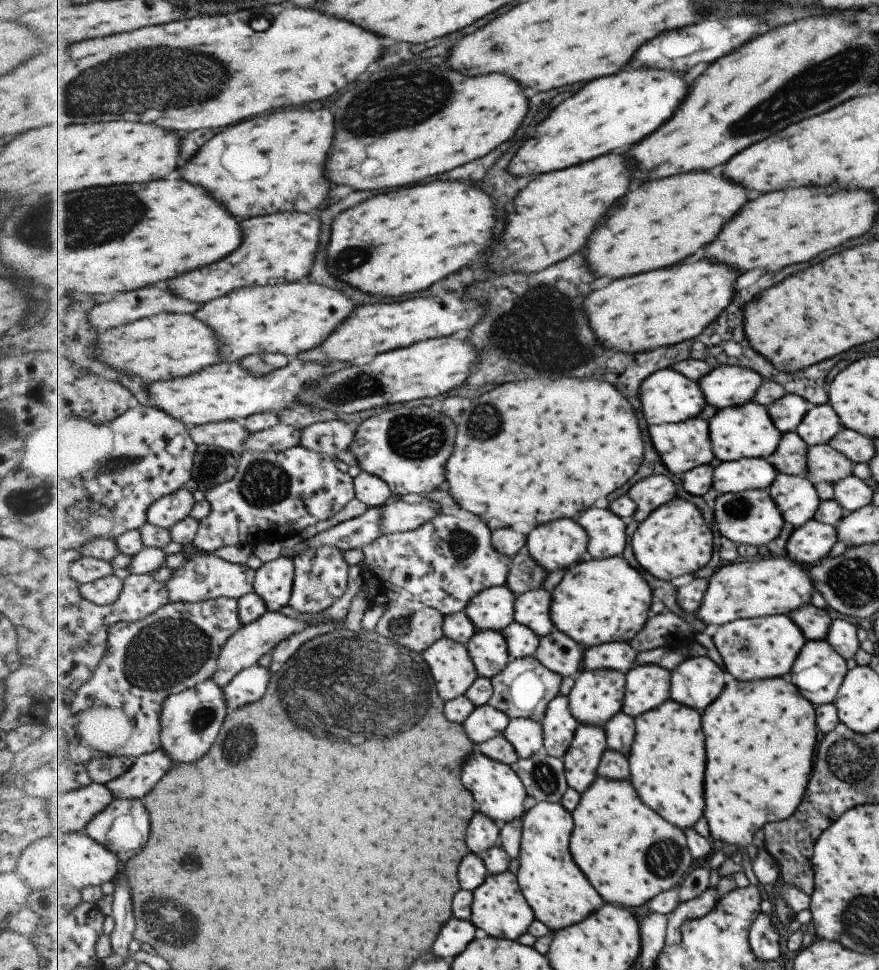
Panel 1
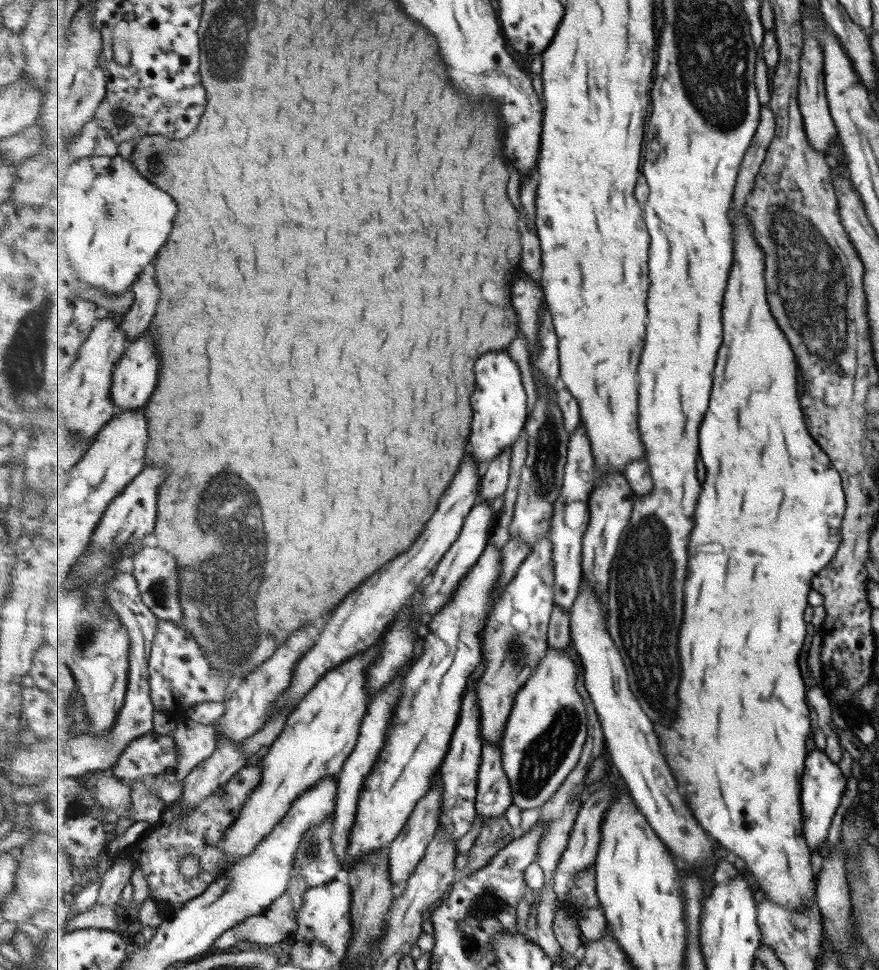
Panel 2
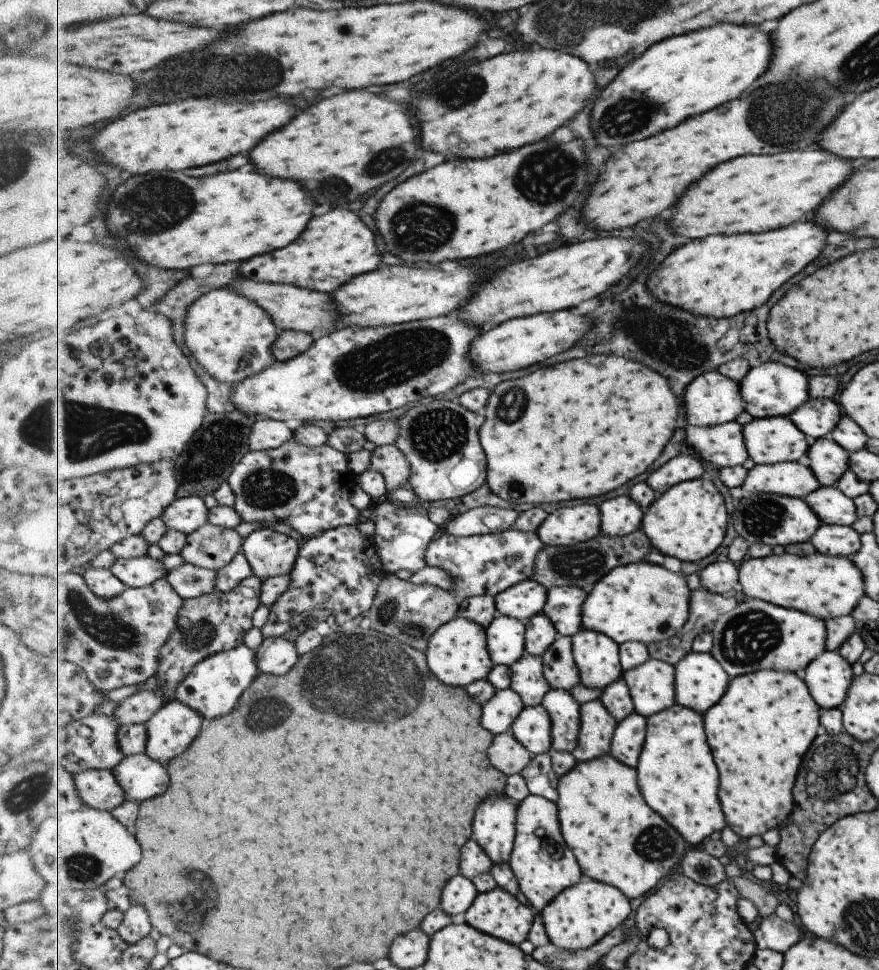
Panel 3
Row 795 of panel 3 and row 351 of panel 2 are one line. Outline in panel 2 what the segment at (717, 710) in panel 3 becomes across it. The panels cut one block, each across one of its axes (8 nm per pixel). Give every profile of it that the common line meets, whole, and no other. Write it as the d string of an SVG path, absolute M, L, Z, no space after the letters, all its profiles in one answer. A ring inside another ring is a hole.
M731 210L731 224L733 224L733 240L735 240L735 262L731 267L729 284L723 308L724 343L721 348L718 364L714 371L714 386L710 396L710 407L706 418L702 422L700 432L700 456L705 464L706 477L702 482L703 490L699 496L698 508L695 512L695 528L691 532L689 544L690 570L685 580L685 607L684 620L679 636L679 656L682 664L682 680L679 684L679 714L673 724L663 726L656 732L659 734L661 748L672 773L678 780L694 816L709 836L717 840L725 849L733 852L745 862L752 879L757 881L763 896L777 901L778 904L798 910L808 908L816 901L816 880L814 878L812 859L803 830L802 814L802 778L804 776L805 760L807 760L807 740L812 738L811 730L814 717L811 708L807 706L807 690L810 684L805 684L799 660L807 640L807 622L805 610L809 608L809 592L813 590L812 581L826 564L831 563L835 550L841 542L839 530L845 510L845 496L840 481L831 461L817 446L814 436L805 424L805 414L799 402L799 374L798 358L794 354L790 340L778 324L776 316L770 308L766 281L767 265L765 265L765 251L755 239L753 225L747 217L747 211Z

